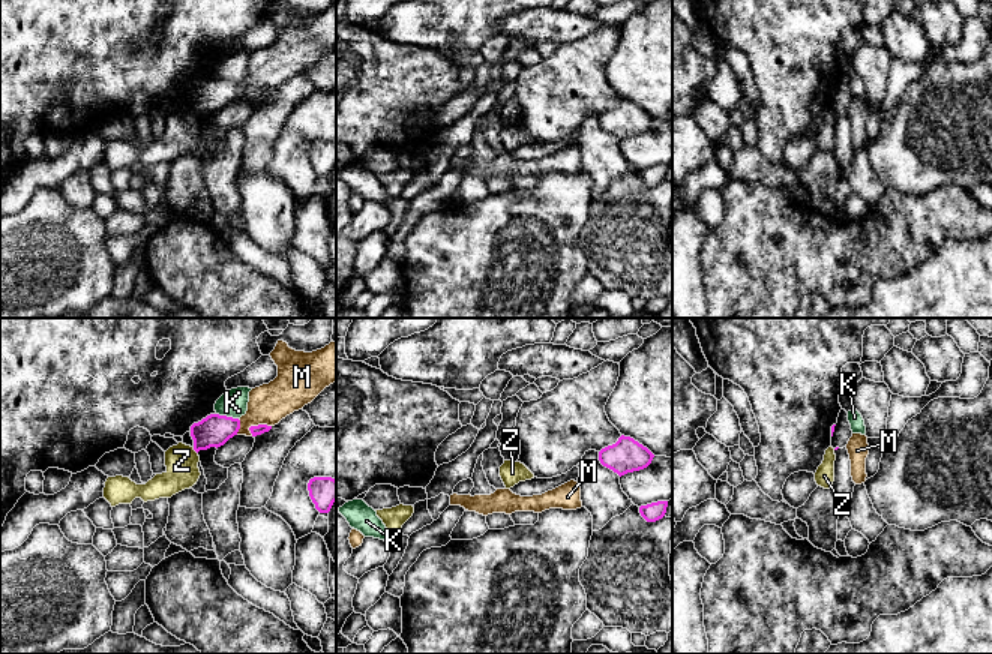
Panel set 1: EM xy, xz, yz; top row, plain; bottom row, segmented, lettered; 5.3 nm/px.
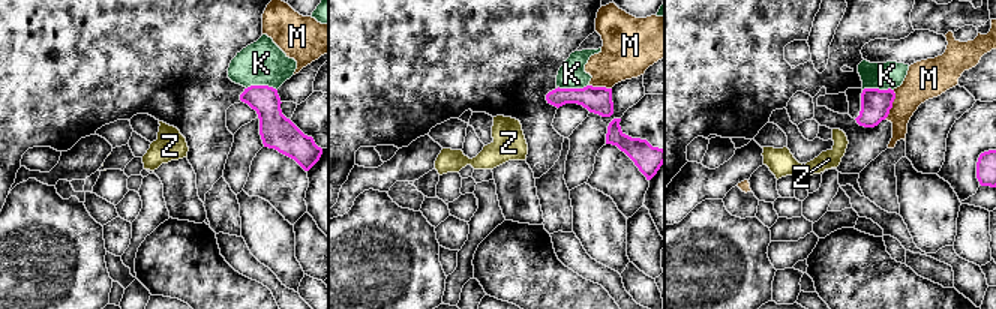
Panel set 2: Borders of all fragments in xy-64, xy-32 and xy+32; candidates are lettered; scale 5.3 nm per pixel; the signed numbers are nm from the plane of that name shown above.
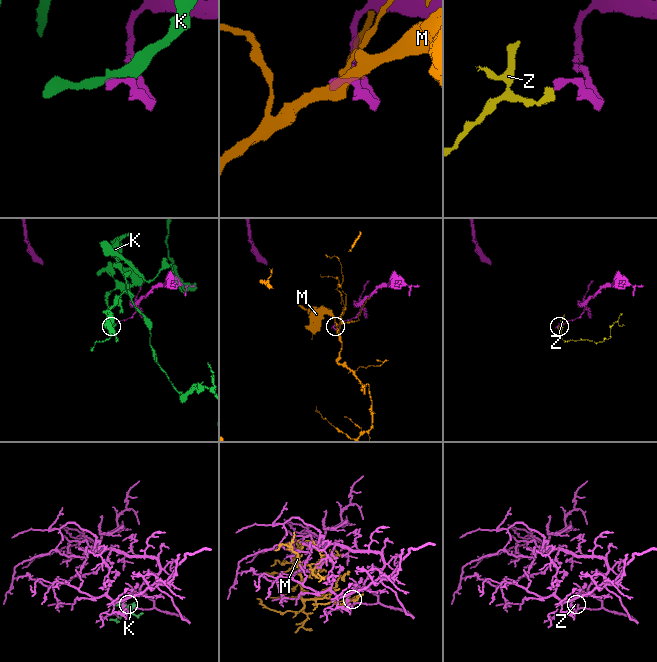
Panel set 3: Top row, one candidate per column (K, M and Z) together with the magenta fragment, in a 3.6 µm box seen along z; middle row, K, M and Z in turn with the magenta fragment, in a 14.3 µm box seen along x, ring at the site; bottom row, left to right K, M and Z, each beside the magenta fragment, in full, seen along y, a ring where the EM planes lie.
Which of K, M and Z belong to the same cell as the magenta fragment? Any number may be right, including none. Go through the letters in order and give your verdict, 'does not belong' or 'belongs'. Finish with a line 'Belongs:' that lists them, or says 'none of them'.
K: does not belong
M: does not belong
Z: does not belong
Belongs: none of them

